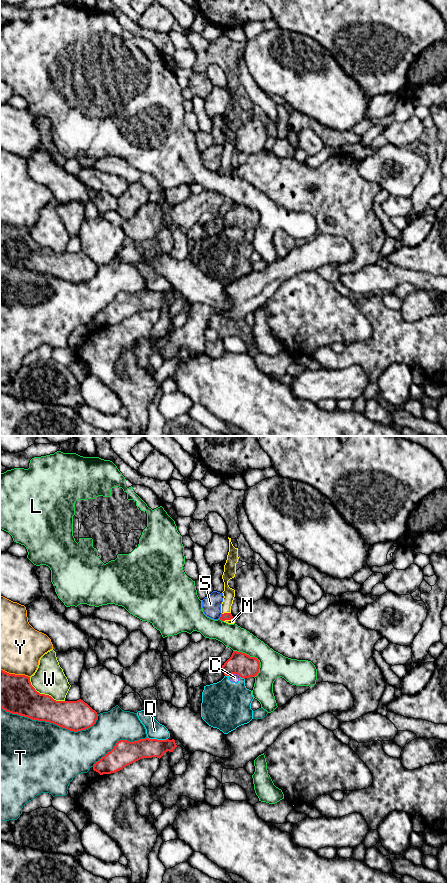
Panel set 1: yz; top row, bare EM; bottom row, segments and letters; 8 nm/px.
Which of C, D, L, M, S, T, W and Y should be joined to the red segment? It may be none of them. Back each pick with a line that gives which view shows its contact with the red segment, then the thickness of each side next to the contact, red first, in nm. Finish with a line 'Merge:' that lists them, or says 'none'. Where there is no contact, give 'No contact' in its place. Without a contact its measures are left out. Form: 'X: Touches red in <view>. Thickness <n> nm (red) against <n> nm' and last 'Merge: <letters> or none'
M: Touches red in yz. Thickness 60 nm (red) against 90 nm
Merge: M

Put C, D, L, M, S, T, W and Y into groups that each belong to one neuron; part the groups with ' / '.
C D / L / M / S / T / W / Y

